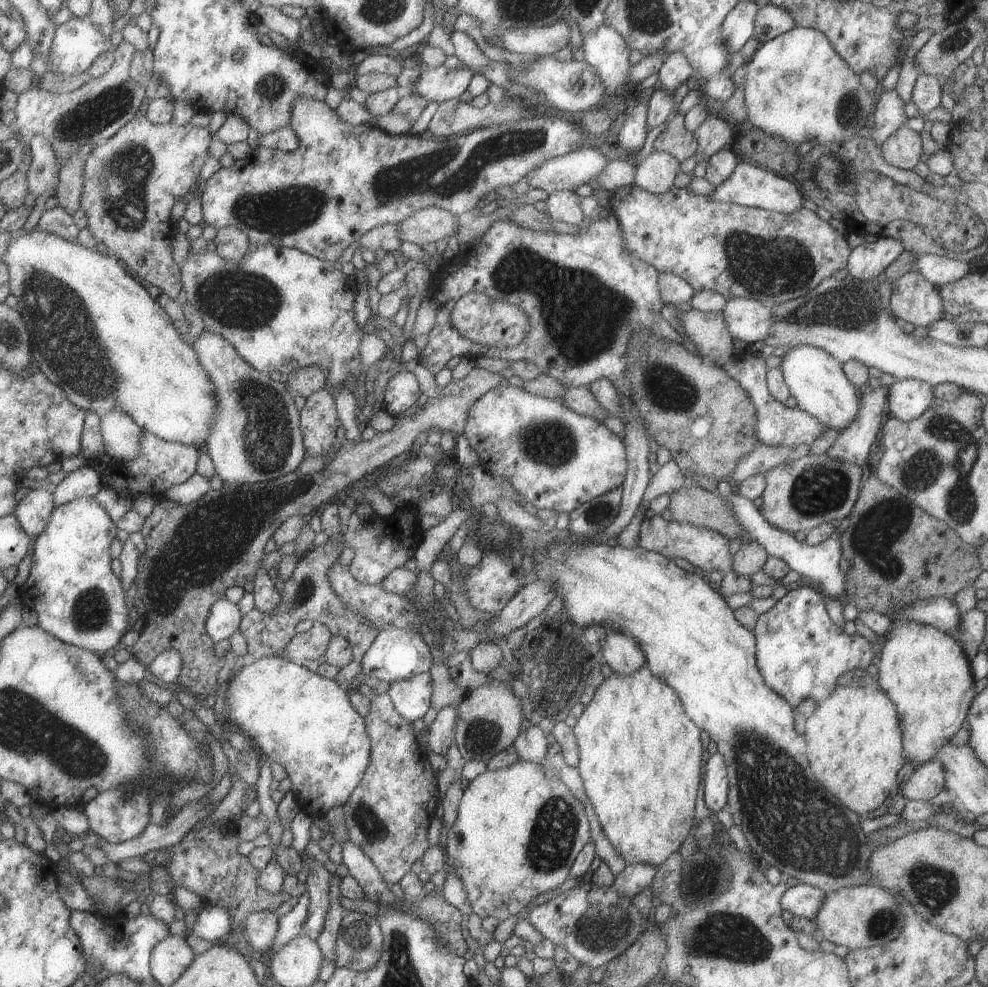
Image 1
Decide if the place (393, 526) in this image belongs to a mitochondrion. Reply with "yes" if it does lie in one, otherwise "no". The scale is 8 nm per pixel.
no

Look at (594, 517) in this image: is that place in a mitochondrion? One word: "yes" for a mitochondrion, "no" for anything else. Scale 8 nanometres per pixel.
yes

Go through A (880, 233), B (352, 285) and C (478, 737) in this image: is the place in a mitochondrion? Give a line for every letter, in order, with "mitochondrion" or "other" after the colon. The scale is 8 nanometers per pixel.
A: other
B: other
C: mitochondrion

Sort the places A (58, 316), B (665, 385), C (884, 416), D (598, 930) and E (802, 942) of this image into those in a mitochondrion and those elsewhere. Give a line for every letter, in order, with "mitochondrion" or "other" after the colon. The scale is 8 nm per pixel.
A: mitochondrion
B: mitochondrion
C: other
D: mitochondrion
E: other

